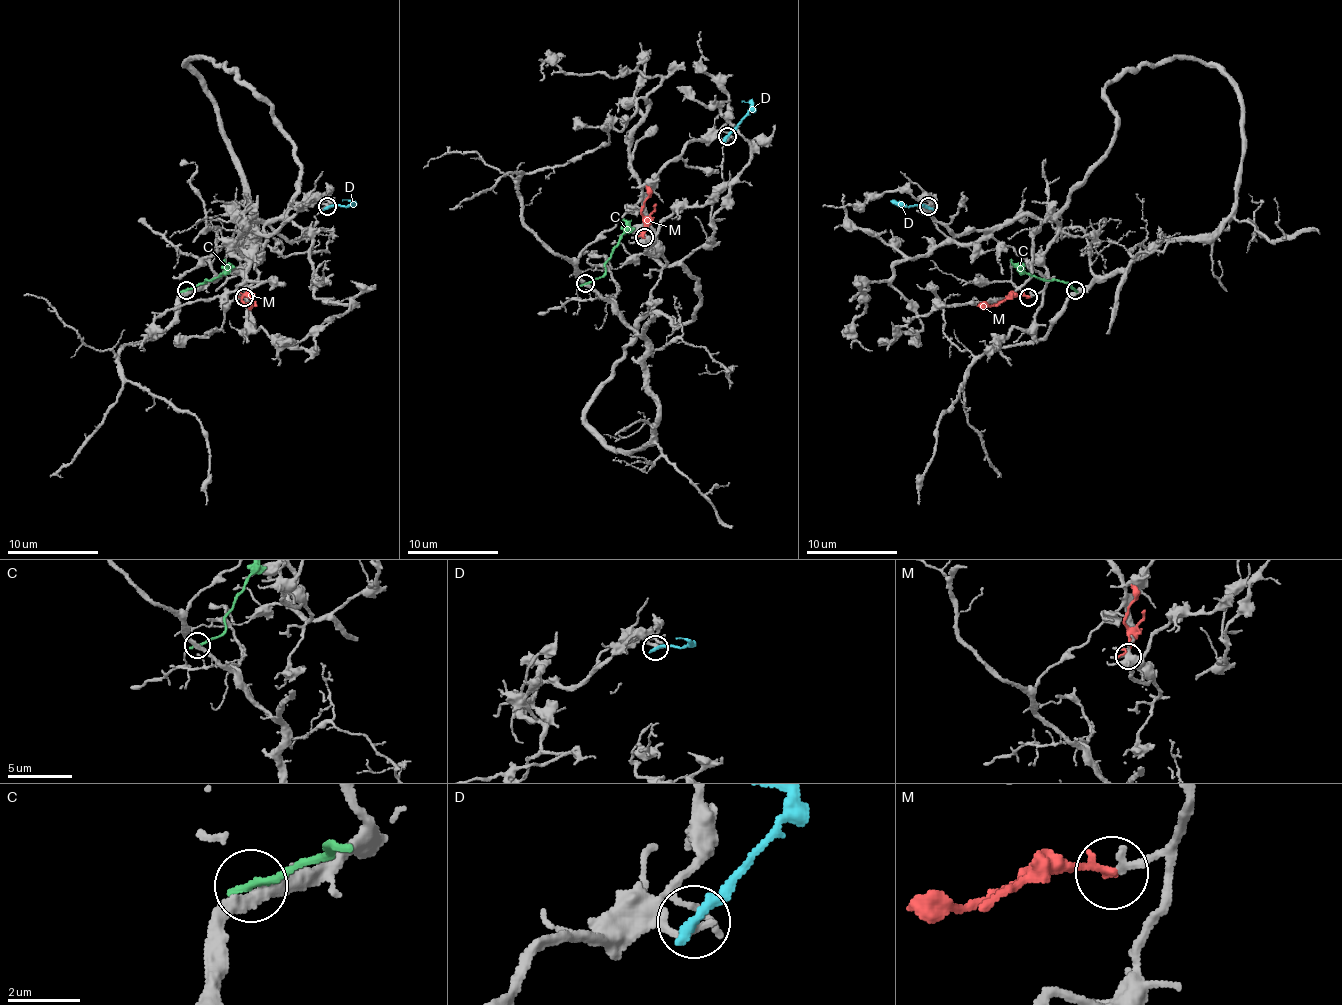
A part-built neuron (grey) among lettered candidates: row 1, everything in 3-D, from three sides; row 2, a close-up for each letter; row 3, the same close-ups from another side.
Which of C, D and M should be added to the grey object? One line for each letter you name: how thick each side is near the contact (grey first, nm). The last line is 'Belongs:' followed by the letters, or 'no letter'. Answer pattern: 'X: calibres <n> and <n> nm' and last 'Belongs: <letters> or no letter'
Belongs: no letter

